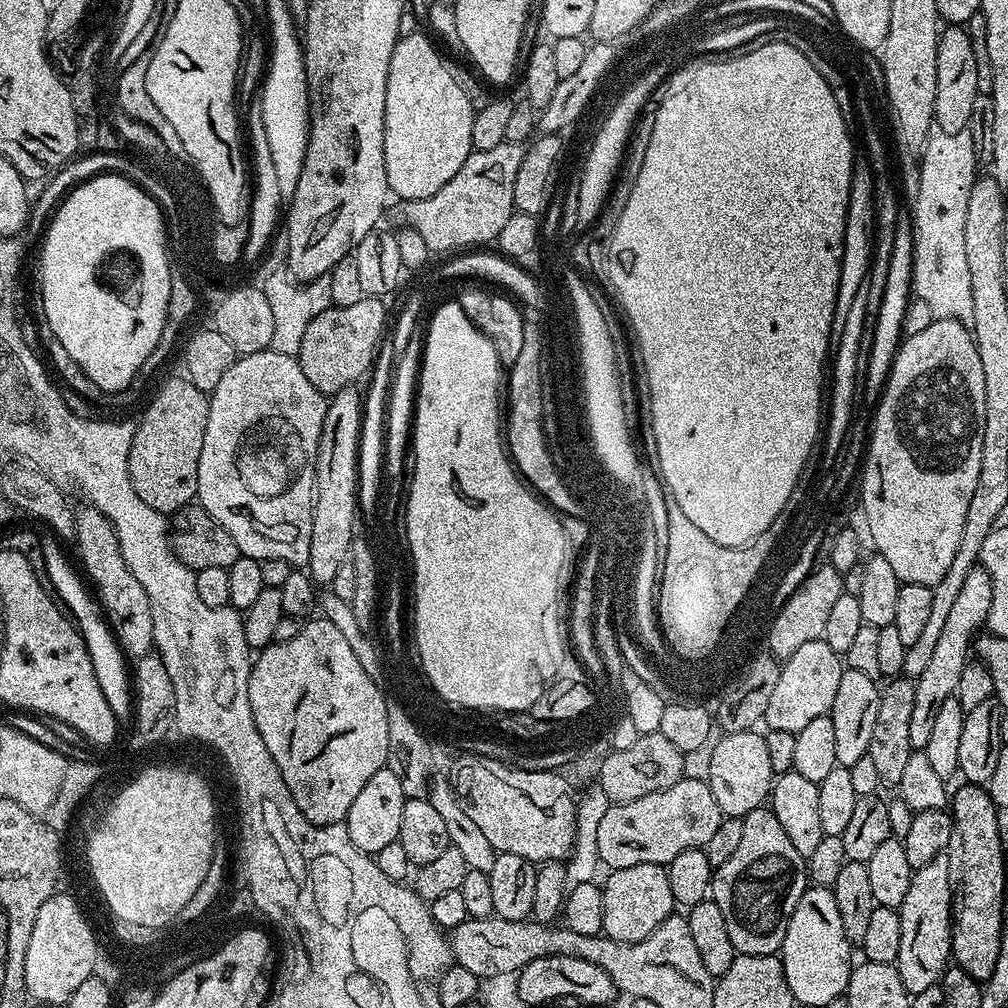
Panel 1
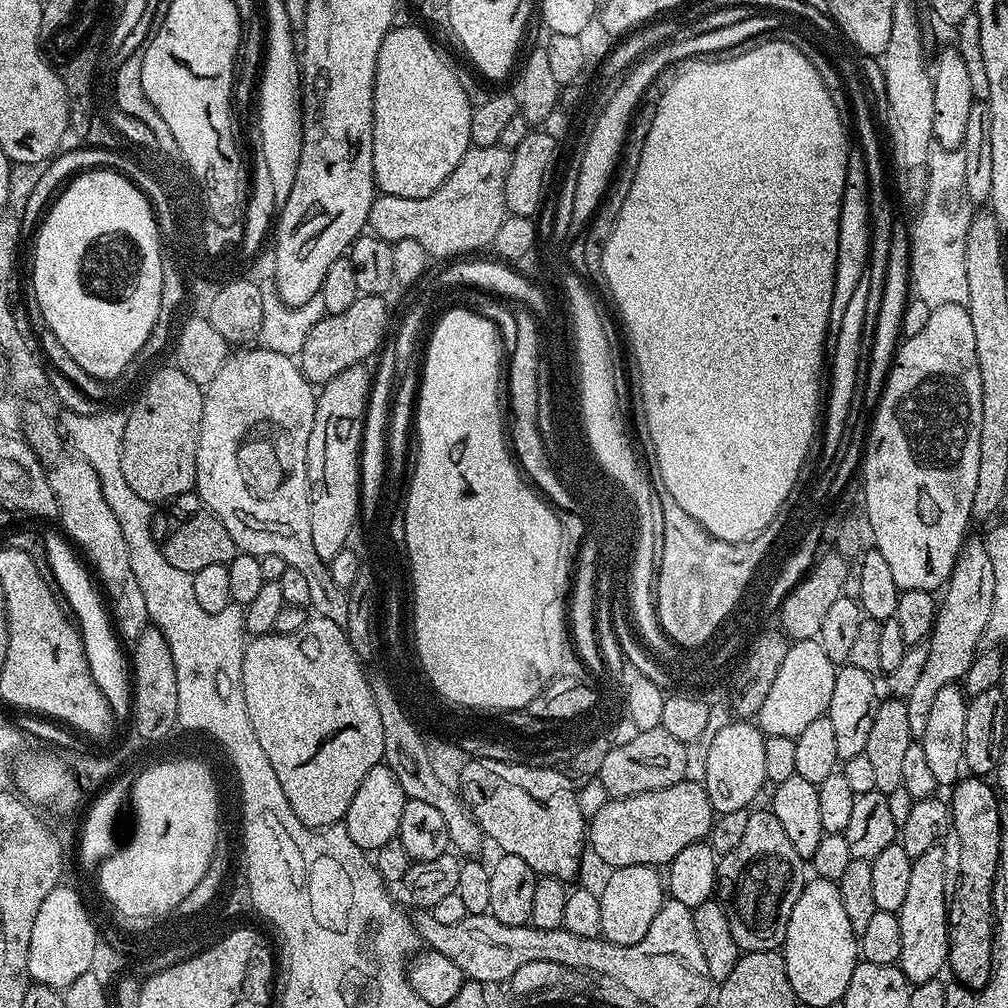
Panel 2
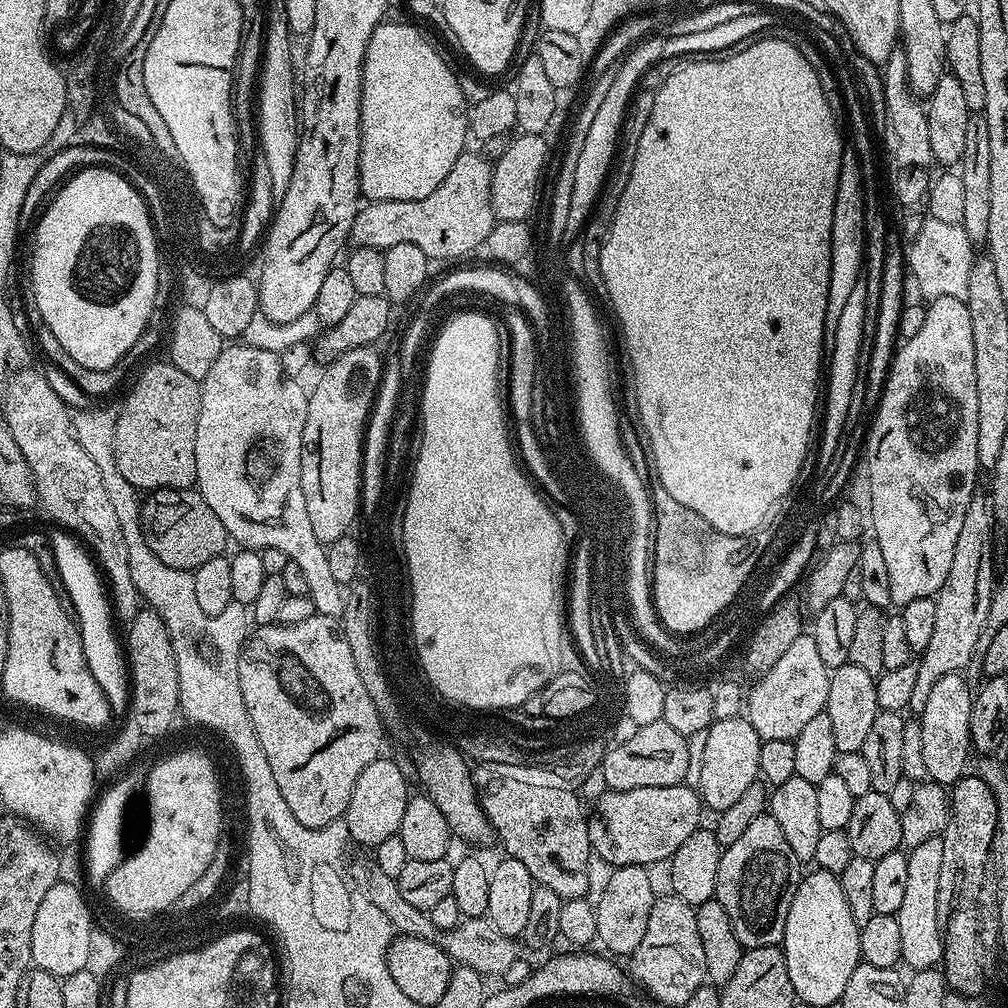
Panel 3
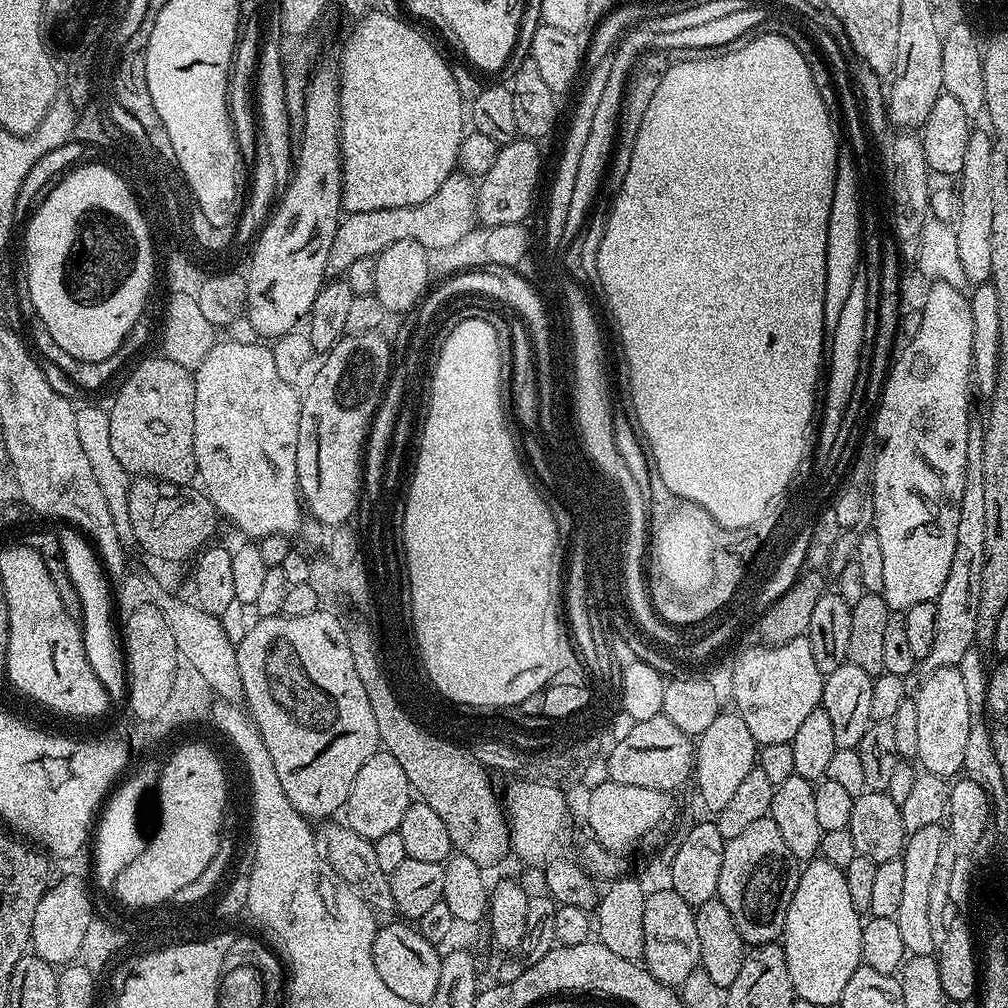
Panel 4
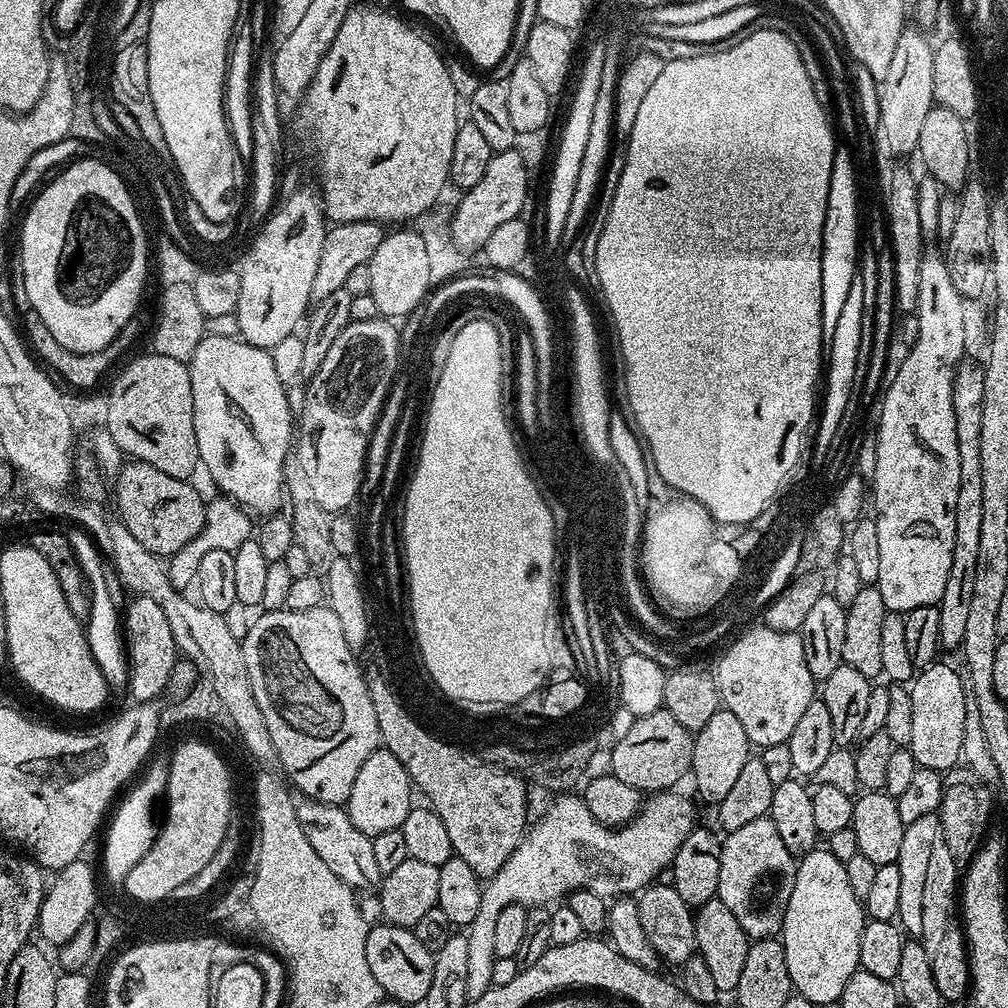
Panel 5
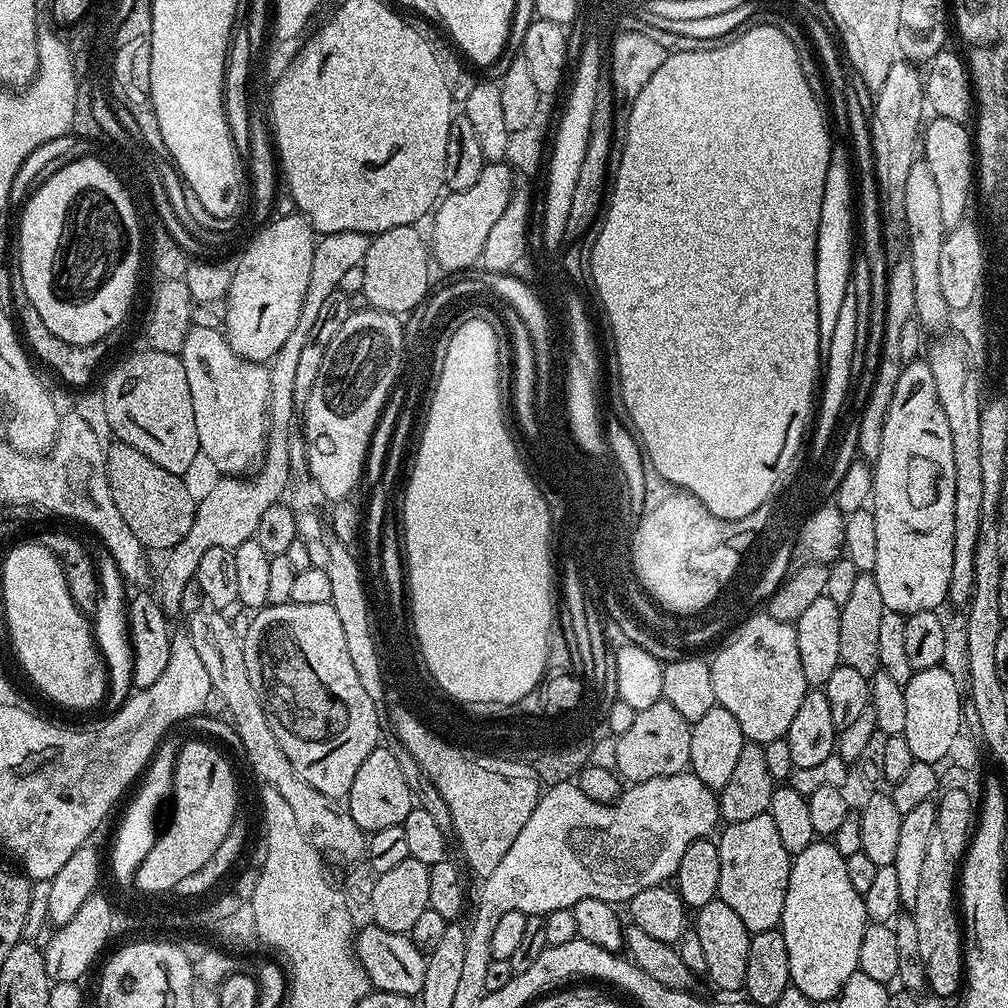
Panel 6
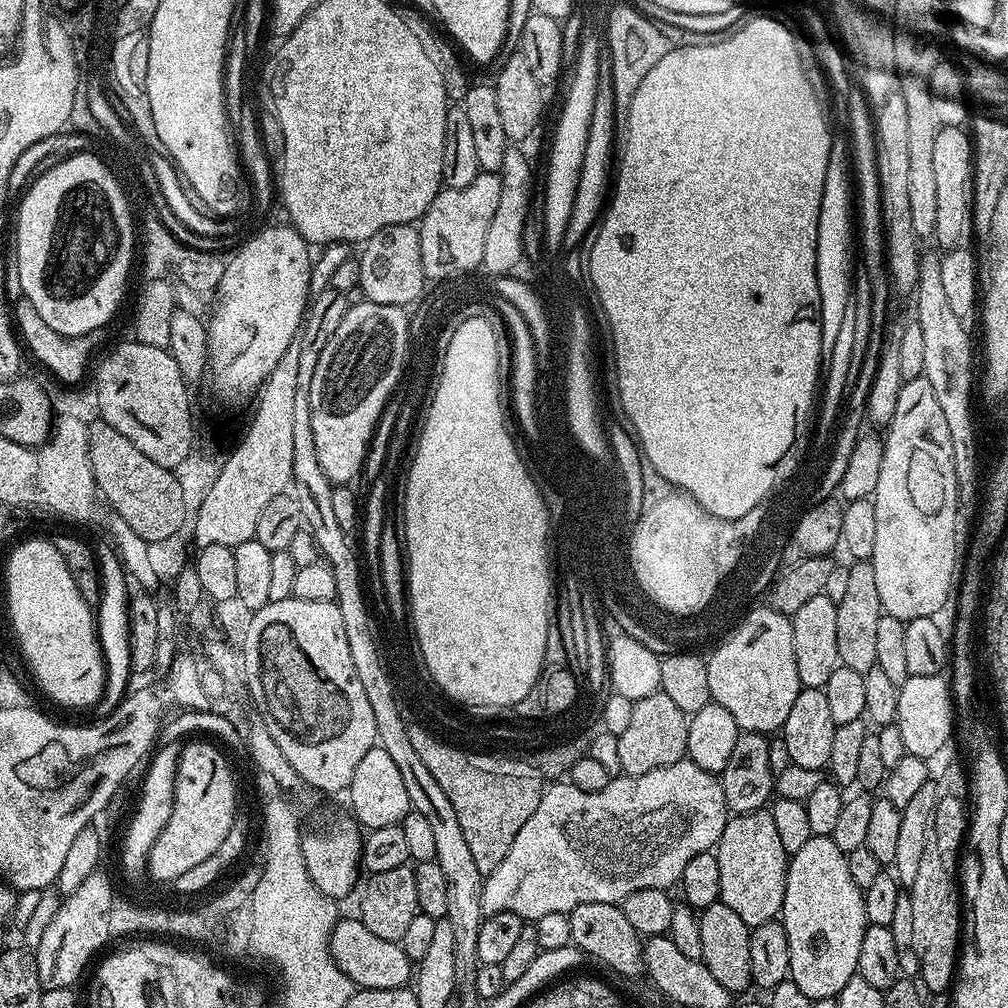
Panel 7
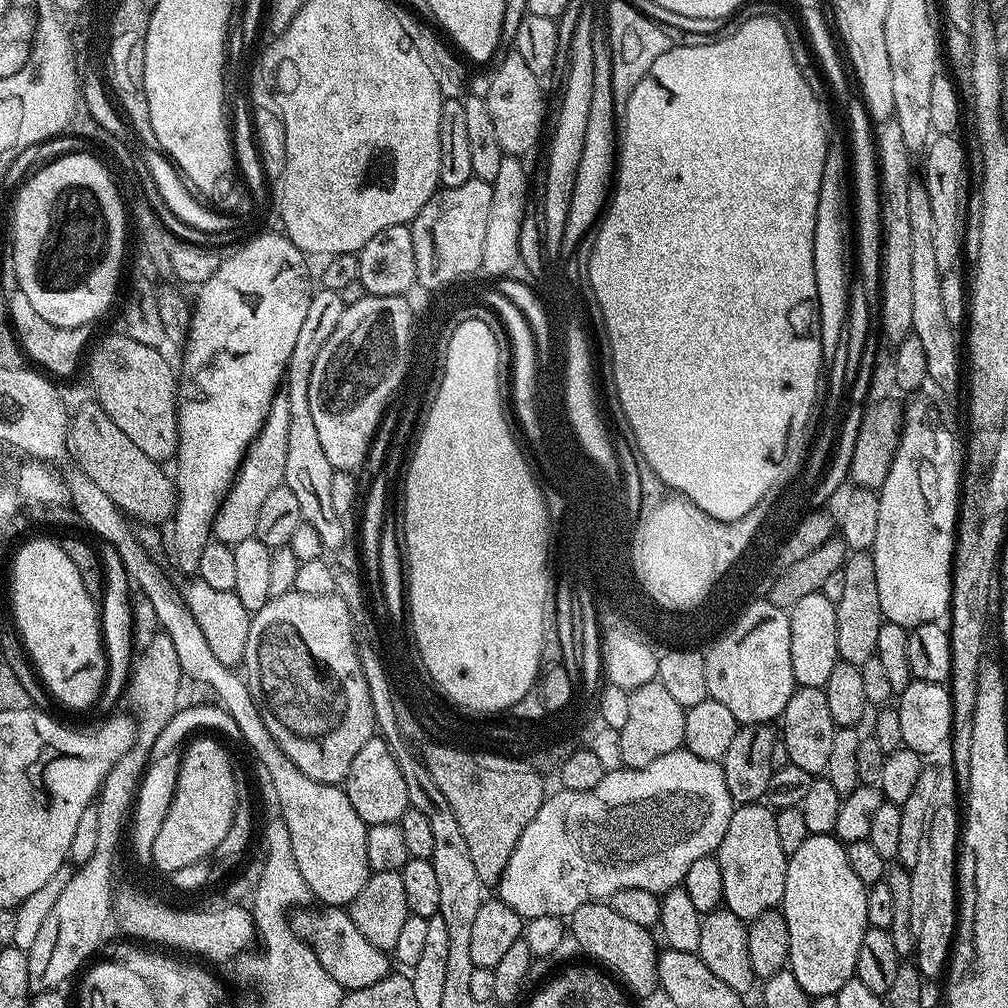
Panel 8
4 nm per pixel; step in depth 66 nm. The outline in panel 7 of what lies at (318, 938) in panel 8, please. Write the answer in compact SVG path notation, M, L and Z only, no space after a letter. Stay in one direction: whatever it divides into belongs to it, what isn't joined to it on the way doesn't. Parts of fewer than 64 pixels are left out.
M359 918L337 919L334 930L330 934L328 949L338 970L342 970L342 974L346 974L352 979L353 985L357 989L390 990L391 988L402 988L413 979L414 962L406 954L406 950L402 950L400 943L386 938L378 938L378 934L366 930L366 926Z

